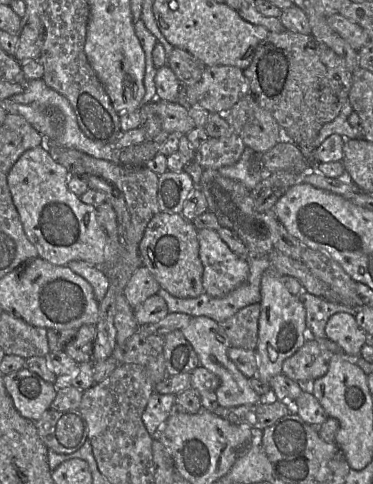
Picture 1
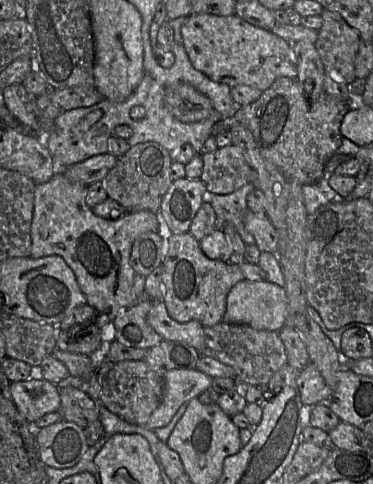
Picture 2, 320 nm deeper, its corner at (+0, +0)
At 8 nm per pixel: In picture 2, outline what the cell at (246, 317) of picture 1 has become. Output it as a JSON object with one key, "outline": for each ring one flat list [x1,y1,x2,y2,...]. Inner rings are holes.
{"outline":[[220,322,204,327,203,349,200,355,212,357,232,367,239,385,267,384,287,363,287,354,278,331,258,330,248,325]]}

